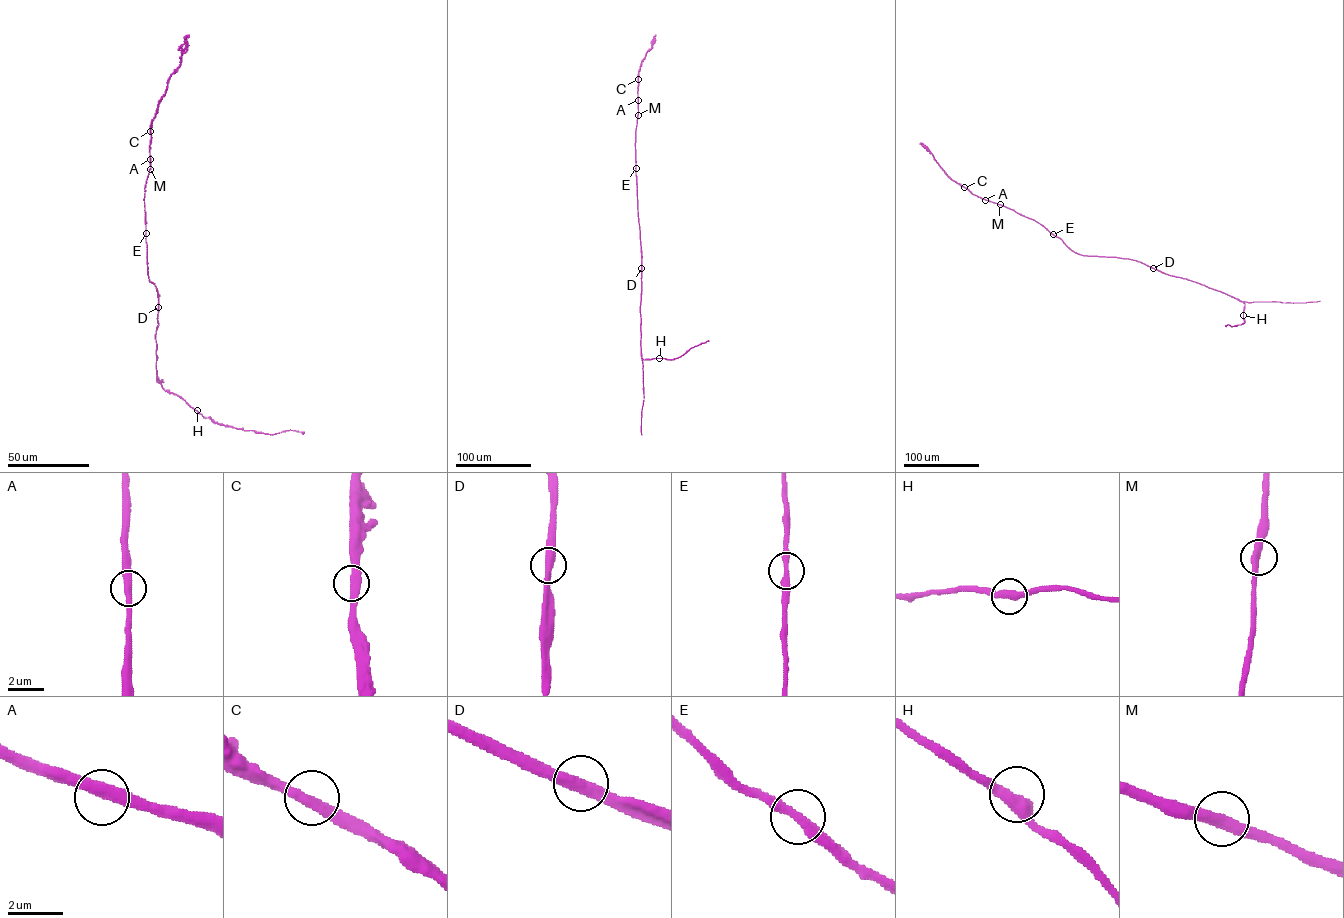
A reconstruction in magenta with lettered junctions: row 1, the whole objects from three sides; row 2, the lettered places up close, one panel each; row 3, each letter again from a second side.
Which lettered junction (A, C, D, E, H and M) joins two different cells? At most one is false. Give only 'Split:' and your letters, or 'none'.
Split: D

